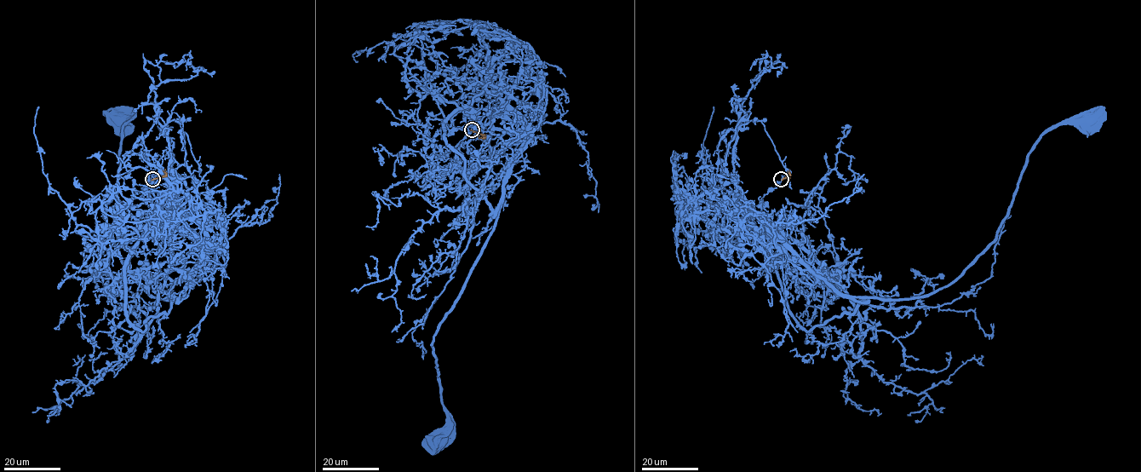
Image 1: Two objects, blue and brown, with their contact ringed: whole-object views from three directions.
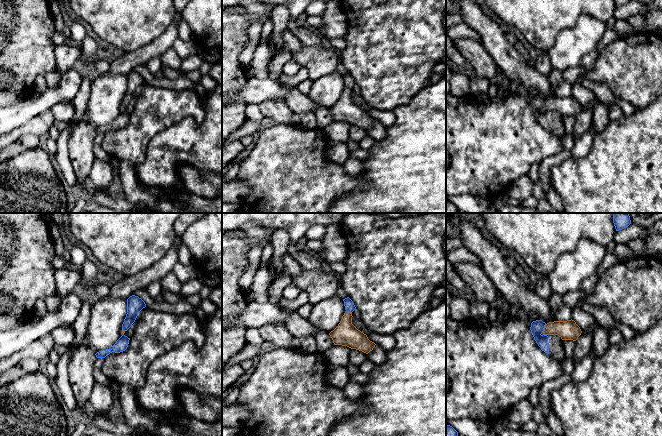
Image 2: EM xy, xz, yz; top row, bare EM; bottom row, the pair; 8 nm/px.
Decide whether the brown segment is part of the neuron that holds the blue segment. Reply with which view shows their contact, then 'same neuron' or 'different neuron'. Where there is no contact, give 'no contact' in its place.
yz | different neuron

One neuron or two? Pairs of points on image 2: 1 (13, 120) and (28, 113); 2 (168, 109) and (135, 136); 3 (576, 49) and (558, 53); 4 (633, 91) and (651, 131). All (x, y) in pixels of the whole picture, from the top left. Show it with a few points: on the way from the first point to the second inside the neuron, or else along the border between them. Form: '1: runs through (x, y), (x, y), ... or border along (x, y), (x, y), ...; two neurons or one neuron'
1: runs through (17, 116), (20, 113), (24, 113); one neuron
2: runs through (164, 118), (159, 122), (149, 122), (144, 127); one neuron
3: runs through (572, 49), (562, 53); one neuron
4: border along (651, 102), (645, 107), (636, 110); two neurons

